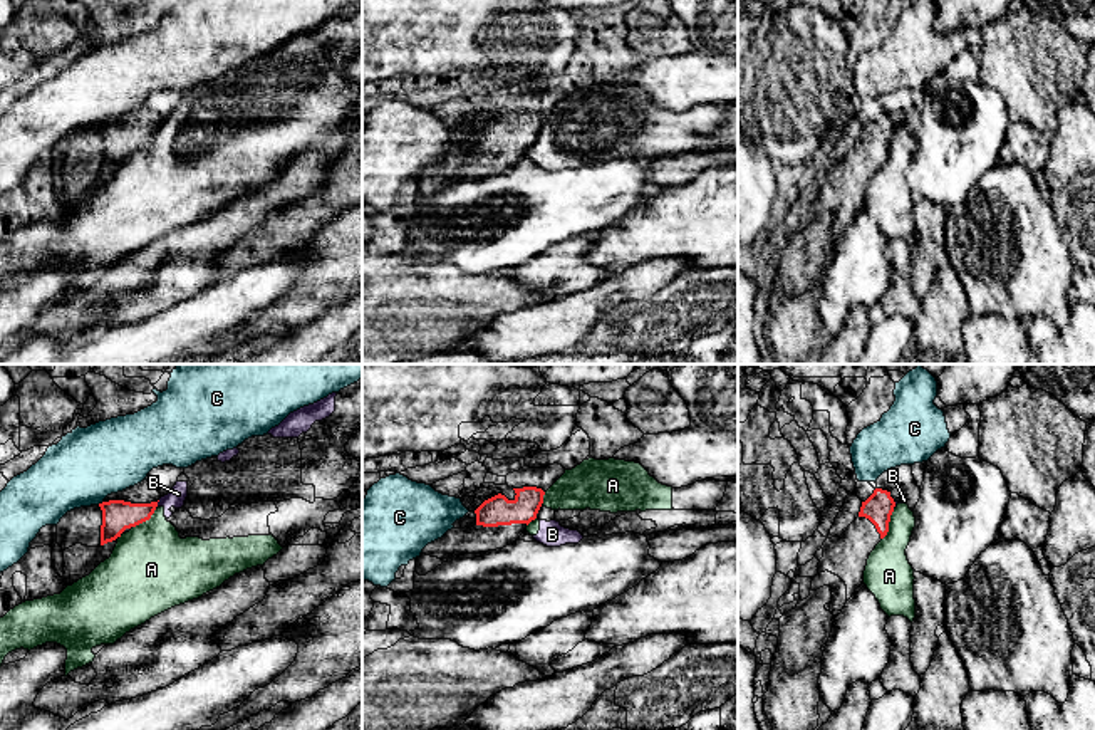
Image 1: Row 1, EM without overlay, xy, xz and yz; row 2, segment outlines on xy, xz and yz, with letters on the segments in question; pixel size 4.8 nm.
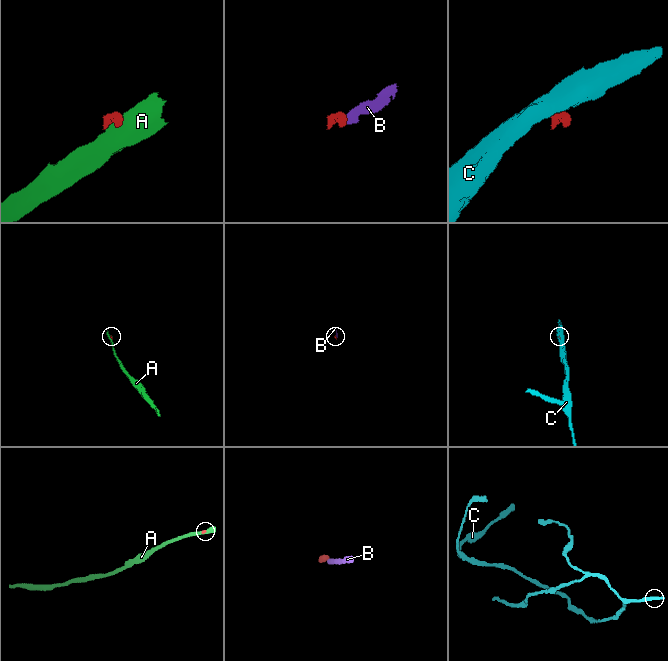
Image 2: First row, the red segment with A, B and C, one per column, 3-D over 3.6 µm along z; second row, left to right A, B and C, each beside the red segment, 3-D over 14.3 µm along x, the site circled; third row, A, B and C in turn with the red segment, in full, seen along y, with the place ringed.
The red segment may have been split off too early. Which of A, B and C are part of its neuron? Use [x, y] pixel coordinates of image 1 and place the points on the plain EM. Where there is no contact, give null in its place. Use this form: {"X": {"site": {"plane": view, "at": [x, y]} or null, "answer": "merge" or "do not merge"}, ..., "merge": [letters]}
{"A": {"site": {"plane": "yz", "at": [887, 148]}, "answer": "do not merge"}, "B": {"site": {"plane": "xy", "at": [156, 128]}, "answer": "do not merge"}, "C": {"site": {"plane": "xy", "at": [99, 128]}, "answer": "do not merge"}, "merge": []}

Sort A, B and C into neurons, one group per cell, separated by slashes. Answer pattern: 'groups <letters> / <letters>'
groups A B / C

